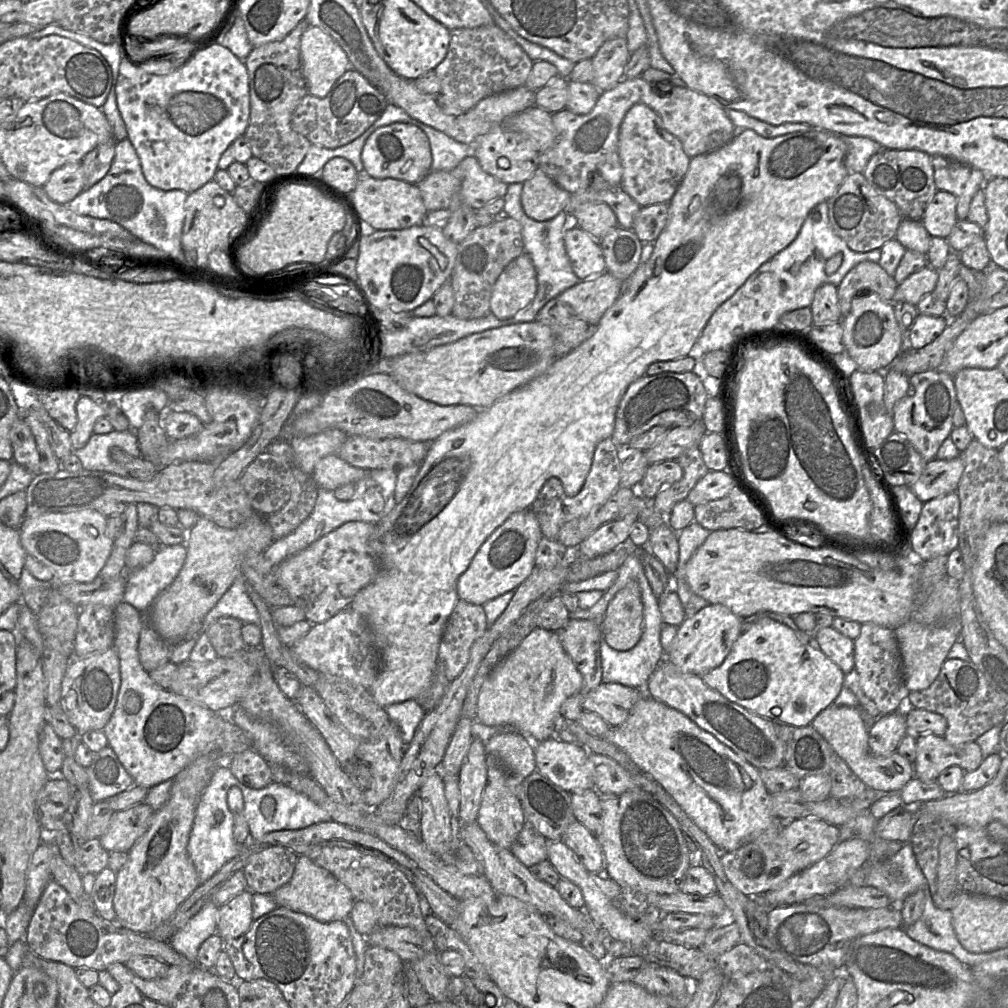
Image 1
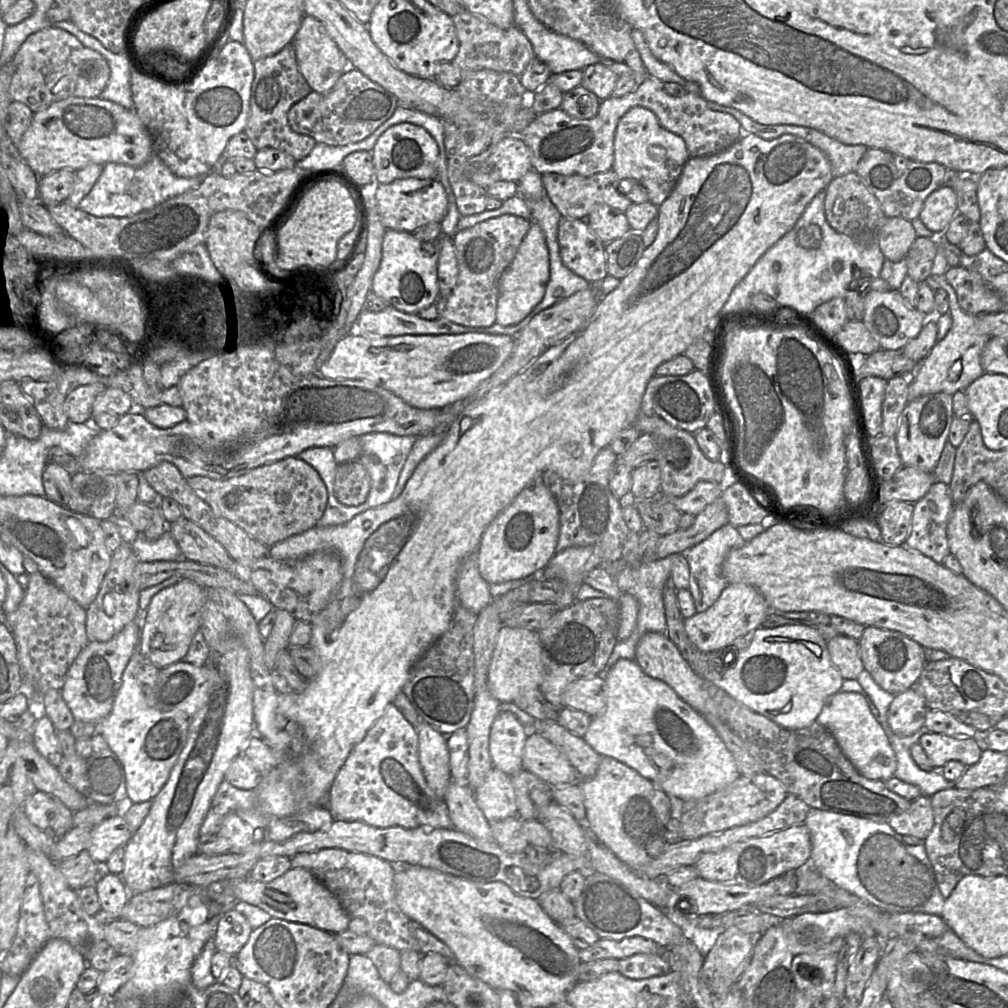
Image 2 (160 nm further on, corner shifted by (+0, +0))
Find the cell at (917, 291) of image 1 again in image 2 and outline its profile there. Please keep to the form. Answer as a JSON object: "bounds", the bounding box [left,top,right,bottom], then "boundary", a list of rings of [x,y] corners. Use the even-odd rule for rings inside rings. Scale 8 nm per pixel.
{"bounds":[908,275,990,402],"boundary":[[[930,275],[925,282],[932,290],[940,287],[947,293],[952,327],[920,362],[914,375],[909,377],[908,402],[930,394],[946,393],[953,396],[957,391],[964,391],[973,381],[985,373],[981,365],[981,354],[990,340],[989,335],[978,329],[979,316],[971,315],[961,309],[957,295],[944,275]]]}

